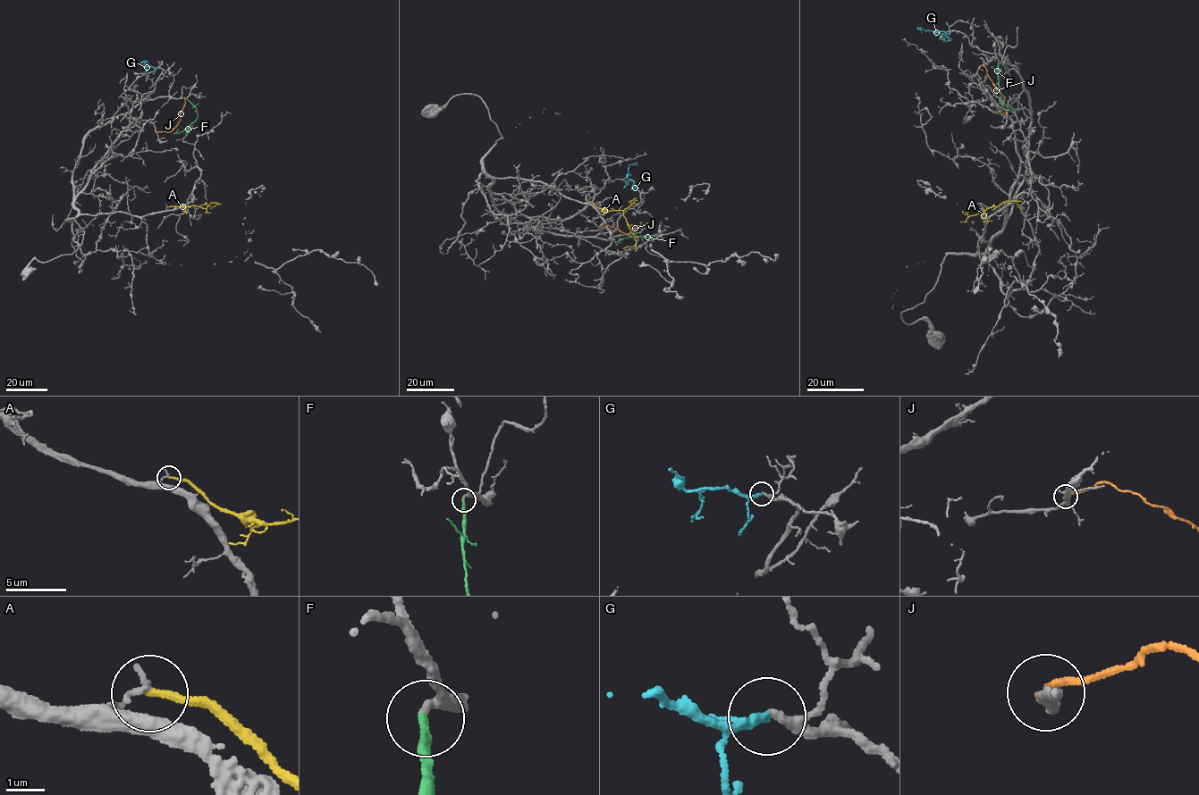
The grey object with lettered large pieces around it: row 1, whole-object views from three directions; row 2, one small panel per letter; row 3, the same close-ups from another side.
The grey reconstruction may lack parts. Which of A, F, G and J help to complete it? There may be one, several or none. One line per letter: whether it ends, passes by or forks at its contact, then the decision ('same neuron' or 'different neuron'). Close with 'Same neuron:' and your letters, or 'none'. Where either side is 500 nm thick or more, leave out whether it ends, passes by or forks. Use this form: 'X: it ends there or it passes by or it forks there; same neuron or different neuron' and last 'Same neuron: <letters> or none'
A: it ends there; different neuron
F: it ends there; same neuron
G: it passes by; same neuron
J: it ends there; different neuron
Same neuron: F, G

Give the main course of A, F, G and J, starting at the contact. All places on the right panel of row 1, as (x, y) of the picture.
A: (982, 218), (985, 214), (980, 212), (1004, 201), (1014, 201), (1023, 208)
F: (998, 64), (1003, 103), (1013, 111), (1010, 104)
G: (949, 30), (935, 33), (920, 29)
J: (1006, 112), (1000, 112), (1005, 98), (983, 63)

